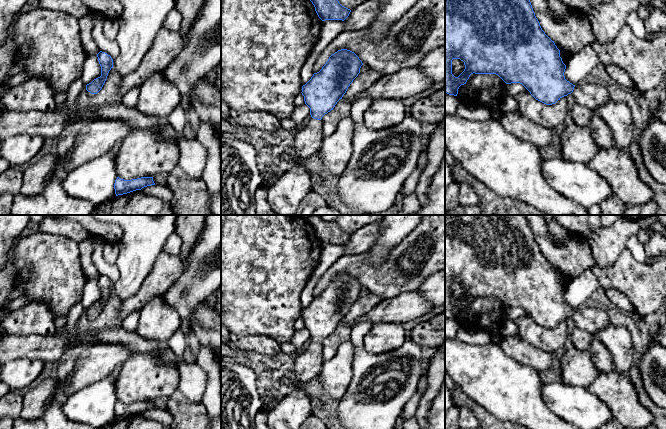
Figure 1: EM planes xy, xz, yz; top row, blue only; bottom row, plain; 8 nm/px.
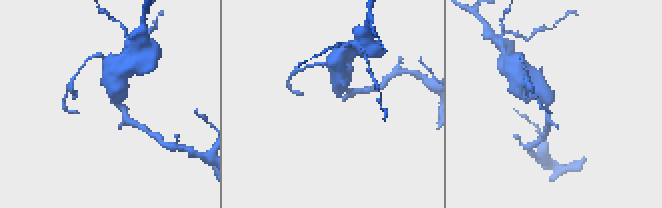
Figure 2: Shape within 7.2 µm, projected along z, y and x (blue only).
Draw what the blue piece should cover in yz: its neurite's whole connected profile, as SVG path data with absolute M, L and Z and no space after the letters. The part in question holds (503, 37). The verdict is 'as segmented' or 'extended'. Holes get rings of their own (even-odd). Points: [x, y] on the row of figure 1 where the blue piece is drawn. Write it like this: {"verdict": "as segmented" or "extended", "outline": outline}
{"verdict": "extended", "outline": "M445 0L445 92L457 96L461 85L466 84L470 75L496 74L506 84L520 83L538 101L555 104L562 97L573 94L576 103L596 112L611 100L611 94L599 81L581 82L573 85L565 79L566 65L560 57L560 50L542 30L535 16L530 0ZM460 59L465 69L458 76L452 74L452 60Z"}

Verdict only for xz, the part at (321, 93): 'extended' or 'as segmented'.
extended

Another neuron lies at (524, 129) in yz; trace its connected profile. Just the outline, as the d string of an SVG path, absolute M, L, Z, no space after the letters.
M499 112L500 124L519 140L529 142L537 148L544 147L551 142L550 129L534 123L519 113Z

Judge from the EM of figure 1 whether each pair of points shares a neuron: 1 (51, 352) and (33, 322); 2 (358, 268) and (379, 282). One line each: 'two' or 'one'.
1: two
2: one

